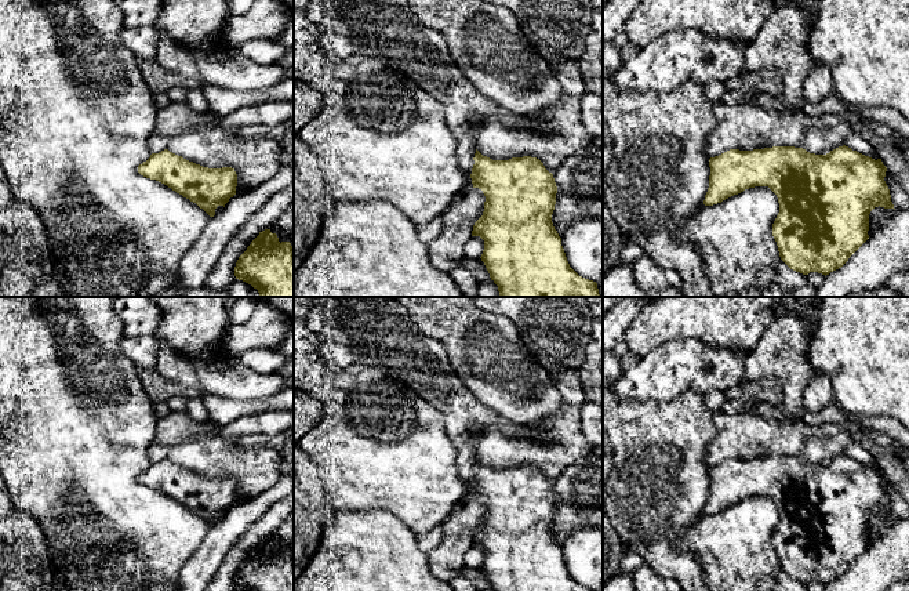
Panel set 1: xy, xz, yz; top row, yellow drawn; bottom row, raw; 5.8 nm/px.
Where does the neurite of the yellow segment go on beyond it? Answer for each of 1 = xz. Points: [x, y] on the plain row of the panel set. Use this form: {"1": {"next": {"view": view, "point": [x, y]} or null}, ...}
{"1": {"next": null}}

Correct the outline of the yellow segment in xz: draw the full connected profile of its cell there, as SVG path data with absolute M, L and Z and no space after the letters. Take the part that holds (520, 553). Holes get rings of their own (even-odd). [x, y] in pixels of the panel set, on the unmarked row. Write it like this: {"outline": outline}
{"outline": "M477 458L472 478L473 497L486 505L483 525L472 545L484 550L481 570L494 591L593 591L579 585L568 573L561 547L552 532L557 496L553 483L531 465L492 469Z"}

